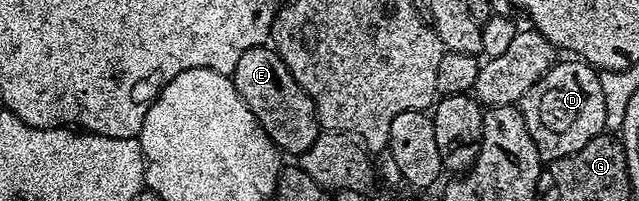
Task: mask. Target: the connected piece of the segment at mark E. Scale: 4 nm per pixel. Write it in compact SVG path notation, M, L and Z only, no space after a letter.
M272 47L244 51L232 76L236 91L240 91L240 99L248 103L260 127L264 127L264 131L283 154L299 155L311 149L320 134L318 113L314 110L312 99L296 83L292 71L288 71L278 52Z

